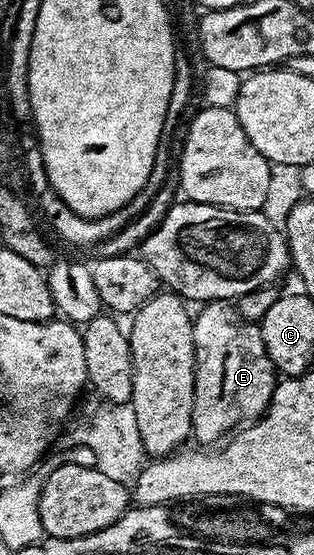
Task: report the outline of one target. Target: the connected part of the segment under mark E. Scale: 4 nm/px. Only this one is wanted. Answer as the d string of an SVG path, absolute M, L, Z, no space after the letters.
M231 301L206 302L197 310L200 311L195 311L192 323L194 356L196 357L192 438L195 441L200 441L197 442L200 444L216 444L225 436L231 435L237 428L254 422L265 414L270 400L274 396L278 371L273 366L270 356L267 355L259 325L254 322L243 321L239 309Z

